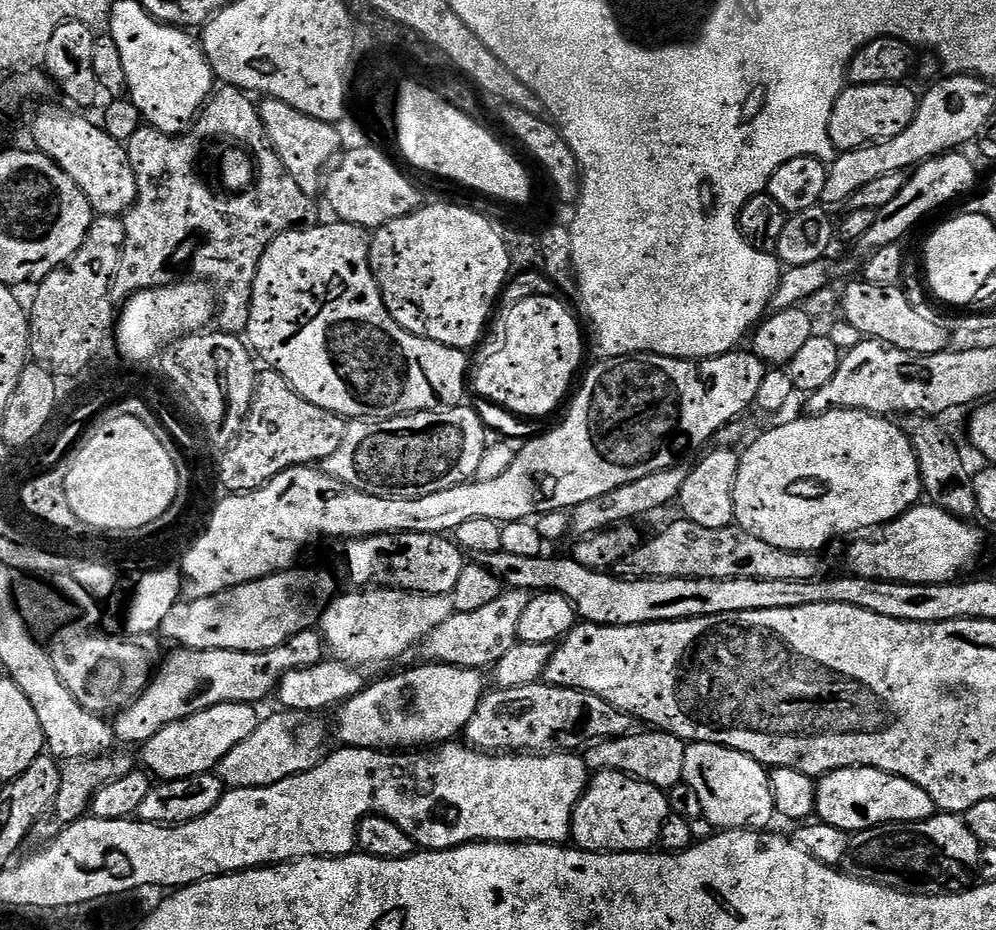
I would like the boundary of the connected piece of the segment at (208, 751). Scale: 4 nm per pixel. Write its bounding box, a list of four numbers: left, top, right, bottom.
[142,704,262,781]

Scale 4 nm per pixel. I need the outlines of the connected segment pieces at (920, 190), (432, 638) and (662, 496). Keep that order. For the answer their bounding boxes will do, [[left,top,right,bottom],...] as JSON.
[[858,150,976,250],[423,590,529,669],[570,463,689,537]]

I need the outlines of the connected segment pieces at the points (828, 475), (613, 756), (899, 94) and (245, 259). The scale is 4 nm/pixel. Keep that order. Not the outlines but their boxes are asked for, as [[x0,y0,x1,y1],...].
[[734,408,922,554],[583,730,688,790],[830,84,917,153],[110,86,317,334]]

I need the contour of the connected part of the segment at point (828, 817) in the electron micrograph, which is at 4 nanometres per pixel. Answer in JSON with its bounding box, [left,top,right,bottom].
[815,768,937,834]

